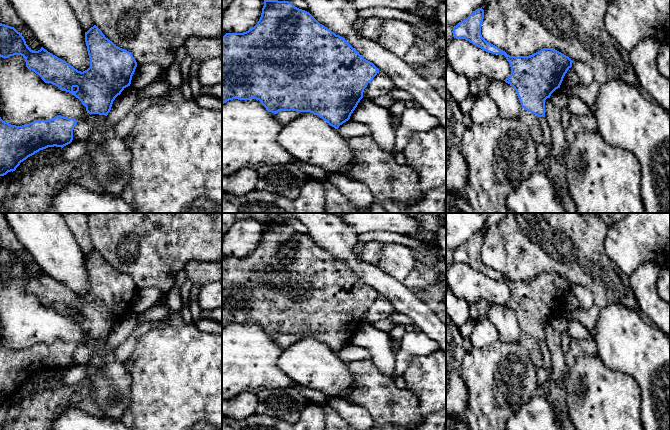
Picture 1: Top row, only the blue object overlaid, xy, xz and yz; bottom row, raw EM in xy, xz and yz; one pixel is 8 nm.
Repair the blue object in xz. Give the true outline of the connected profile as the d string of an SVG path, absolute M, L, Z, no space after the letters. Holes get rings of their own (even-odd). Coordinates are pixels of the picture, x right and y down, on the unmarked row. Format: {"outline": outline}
{"outline": "M264 224L257 248L243 257L222 260L222 328L229 324L256 323L267 335L310 336L338 353L350 343L364 313L379 293L361 280L343 261L320 248L309 236L289 225Z"}

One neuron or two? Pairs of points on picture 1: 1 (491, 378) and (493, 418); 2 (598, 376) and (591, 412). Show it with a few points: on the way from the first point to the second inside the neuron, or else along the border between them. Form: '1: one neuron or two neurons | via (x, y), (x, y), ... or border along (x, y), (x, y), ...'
1: one neuron | via (491, 388), (491, 408)
2: one neuron | via (596, 385), (596, 403)

